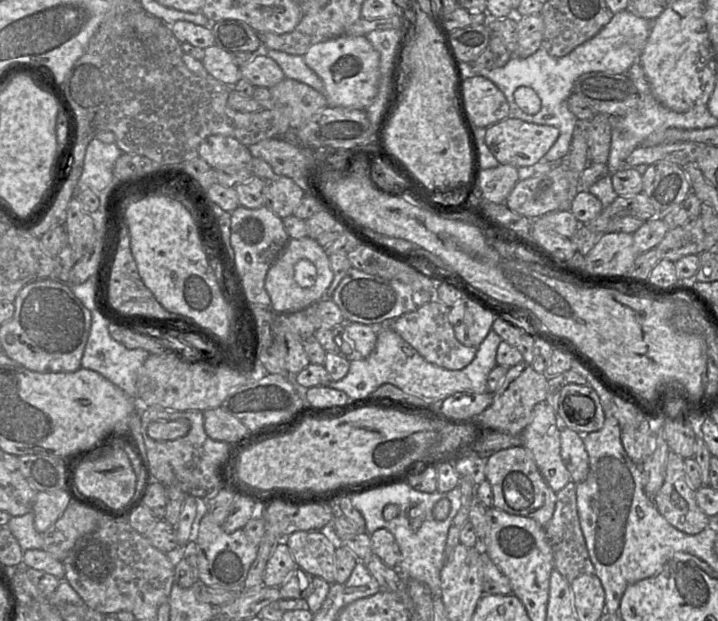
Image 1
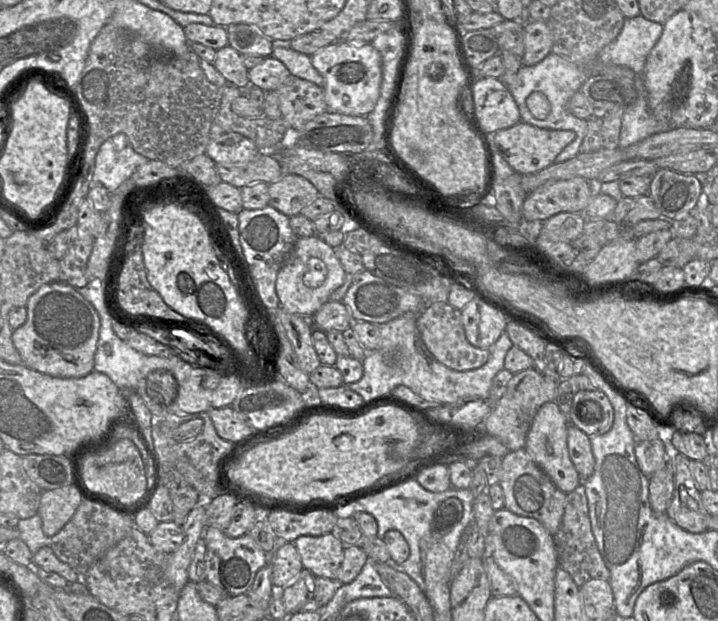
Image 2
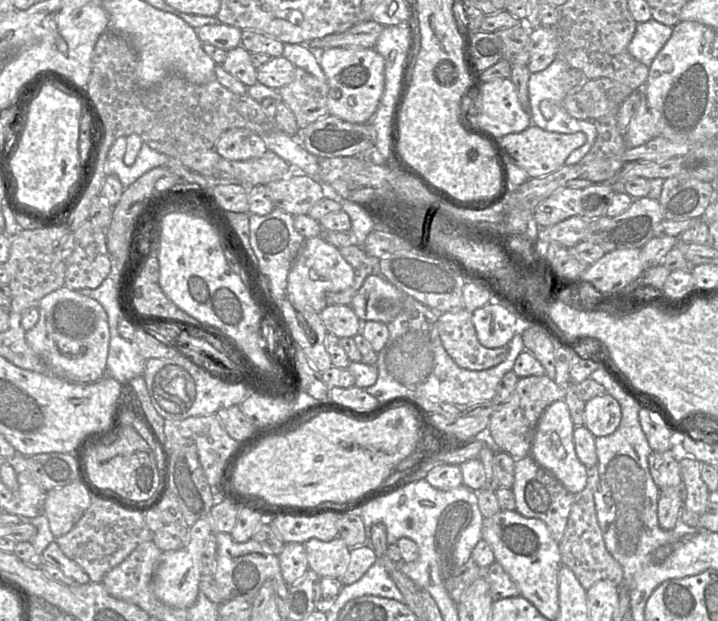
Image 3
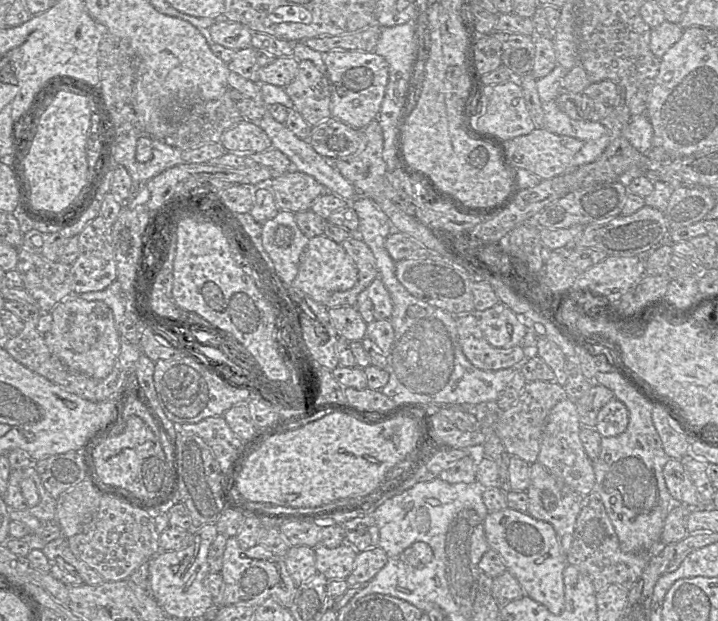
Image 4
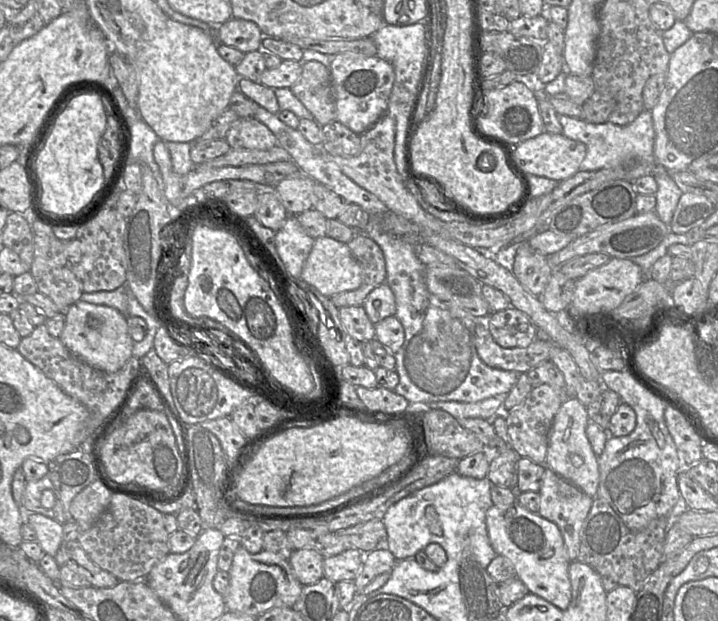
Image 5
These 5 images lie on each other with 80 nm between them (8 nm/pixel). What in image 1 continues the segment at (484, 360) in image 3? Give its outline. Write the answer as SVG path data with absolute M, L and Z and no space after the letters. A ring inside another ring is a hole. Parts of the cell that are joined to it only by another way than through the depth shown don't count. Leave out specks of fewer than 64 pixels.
M432 300L432 301L424 304L423 306L421 306L420 308L418 308L417 310L415 310L413 312L406 313L406 314L400 316L399 318L391 321L386 326L387 327L380 327L380 328L390 328L390 329L392 329L397 334L399 334L408 344L410 344L428 362L430 362L432 364L435 364L437 366L440 366L442 368L445 368L445 369L449 369L449 370L460 370L462 368L465 368L467 365L469 365L473 361L473 359L475 358L476 353L477 353L477 348L476 347L467 347L467 346L464 346L463 344L461 344L456 339L455 334L454 334L453 327L452 327L452 325L451 325L451 323L449 321L449 307L447 307L446 305L444 305L443 303L441 303L438 300Z

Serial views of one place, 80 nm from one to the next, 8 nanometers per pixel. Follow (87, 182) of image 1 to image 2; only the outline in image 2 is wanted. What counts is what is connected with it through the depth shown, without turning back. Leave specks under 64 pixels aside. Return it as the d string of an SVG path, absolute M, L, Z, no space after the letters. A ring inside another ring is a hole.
M108 139L96 154L93 183L100 183L113 192L148 160L136 153L131 146L116 150L115 145Z

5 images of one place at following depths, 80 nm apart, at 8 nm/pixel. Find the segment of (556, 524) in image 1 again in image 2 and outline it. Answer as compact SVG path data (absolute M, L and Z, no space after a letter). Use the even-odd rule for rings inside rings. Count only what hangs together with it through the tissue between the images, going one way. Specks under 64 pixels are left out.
M580 483L575 490L567 494L562 521L559 530L553 537L558 554L559 566L570 573L579 587L591 579L609 581L610 570L599 552L592 532L584 484Z

